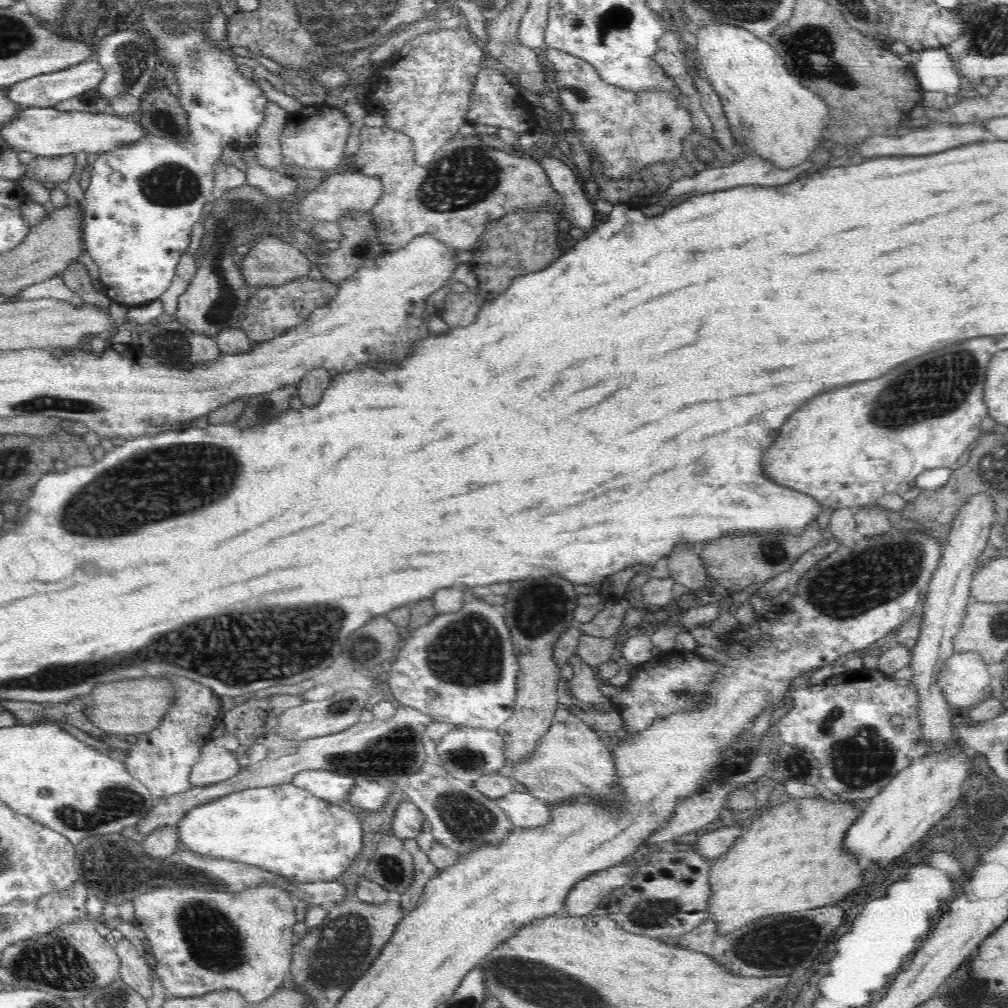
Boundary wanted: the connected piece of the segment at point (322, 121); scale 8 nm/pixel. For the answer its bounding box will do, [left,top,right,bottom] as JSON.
[280,106,353,173]

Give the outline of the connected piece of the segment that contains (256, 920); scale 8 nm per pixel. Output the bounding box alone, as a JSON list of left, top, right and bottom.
[132,885,296,1004]

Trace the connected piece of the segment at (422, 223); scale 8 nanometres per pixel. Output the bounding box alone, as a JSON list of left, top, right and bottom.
[352,125,565,252]

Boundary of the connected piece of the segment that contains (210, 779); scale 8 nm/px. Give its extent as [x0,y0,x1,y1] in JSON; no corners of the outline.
[190,741,242,787]

